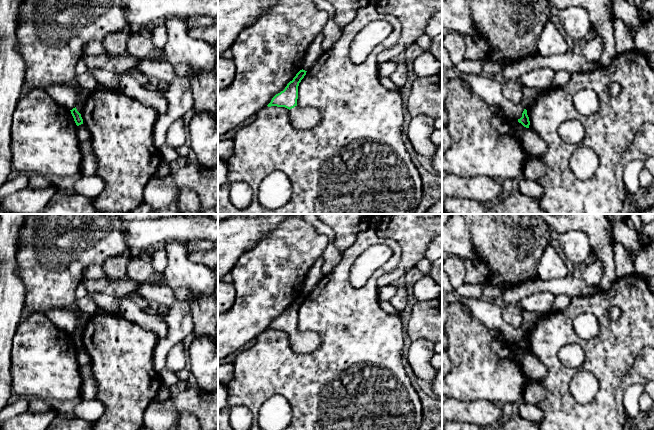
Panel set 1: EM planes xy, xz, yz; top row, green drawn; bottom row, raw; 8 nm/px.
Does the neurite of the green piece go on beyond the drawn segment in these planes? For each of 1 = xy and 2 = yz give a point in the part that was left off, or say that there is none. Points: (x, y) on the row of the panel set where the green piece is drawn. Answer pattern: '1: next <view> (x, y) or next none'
1: next none
2: next none

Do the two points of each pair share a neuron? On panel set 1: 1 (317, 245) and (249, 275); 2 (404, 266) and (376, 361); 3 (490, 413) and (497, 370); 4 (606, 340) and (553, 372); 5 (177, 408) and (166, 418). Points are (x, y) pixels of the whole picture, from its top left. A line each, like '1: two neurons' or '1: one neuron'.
1: one neuron
2: two neurons
3: two neurons
4: one neuron
5: one neuron

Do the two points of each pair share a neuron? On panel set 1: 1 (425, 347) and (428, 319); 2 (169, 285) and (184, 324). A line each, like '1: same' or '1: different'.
1: different
2: same

